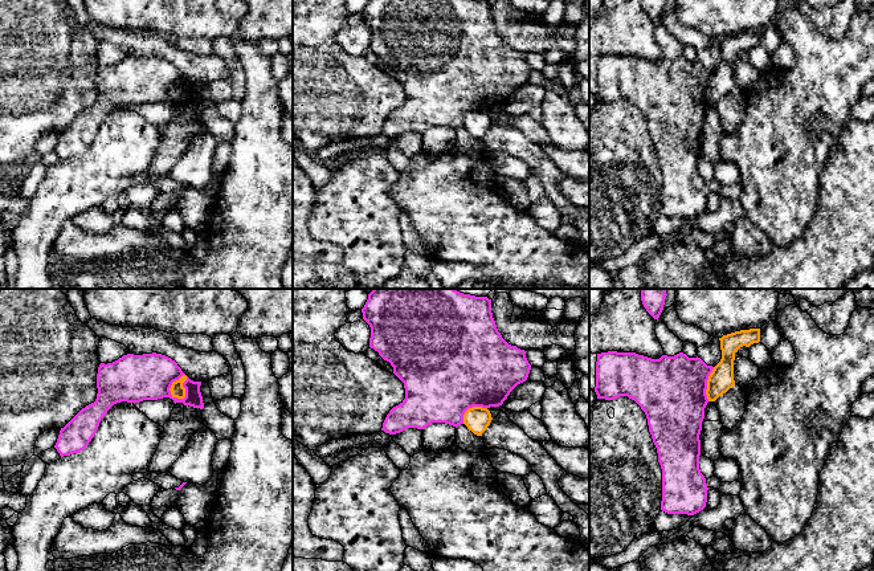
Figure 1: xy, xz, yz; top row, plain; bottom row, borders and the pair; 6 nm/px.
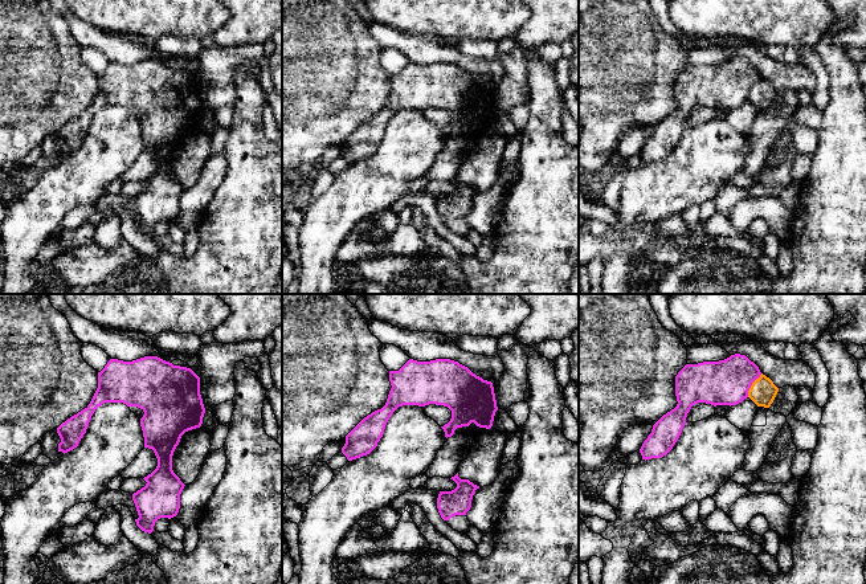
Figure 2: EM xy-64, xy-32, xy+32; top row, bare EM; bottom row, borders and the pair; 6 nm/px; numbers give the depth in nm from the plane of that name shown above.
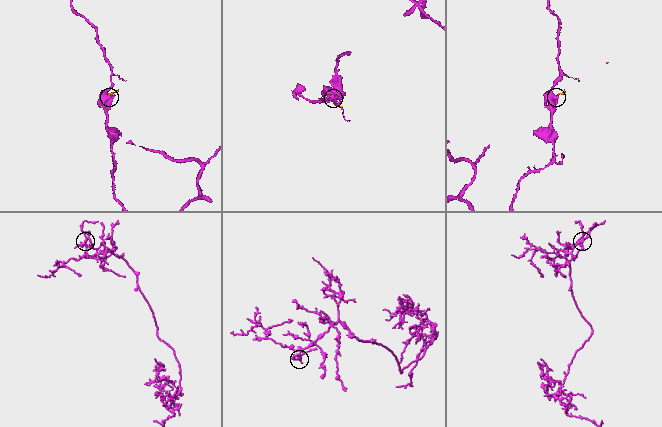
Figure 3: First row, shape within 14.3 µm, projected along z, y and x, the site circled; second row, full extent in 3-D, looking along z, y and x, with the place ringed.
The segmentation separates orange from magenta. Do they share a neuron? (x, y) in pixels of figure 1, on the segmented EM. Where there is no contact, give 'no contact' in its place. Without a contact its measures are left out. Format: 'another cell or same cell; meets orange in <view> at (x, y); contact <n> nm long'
another cell; meets orange in xy at (172, 384); contact 170 nm long

